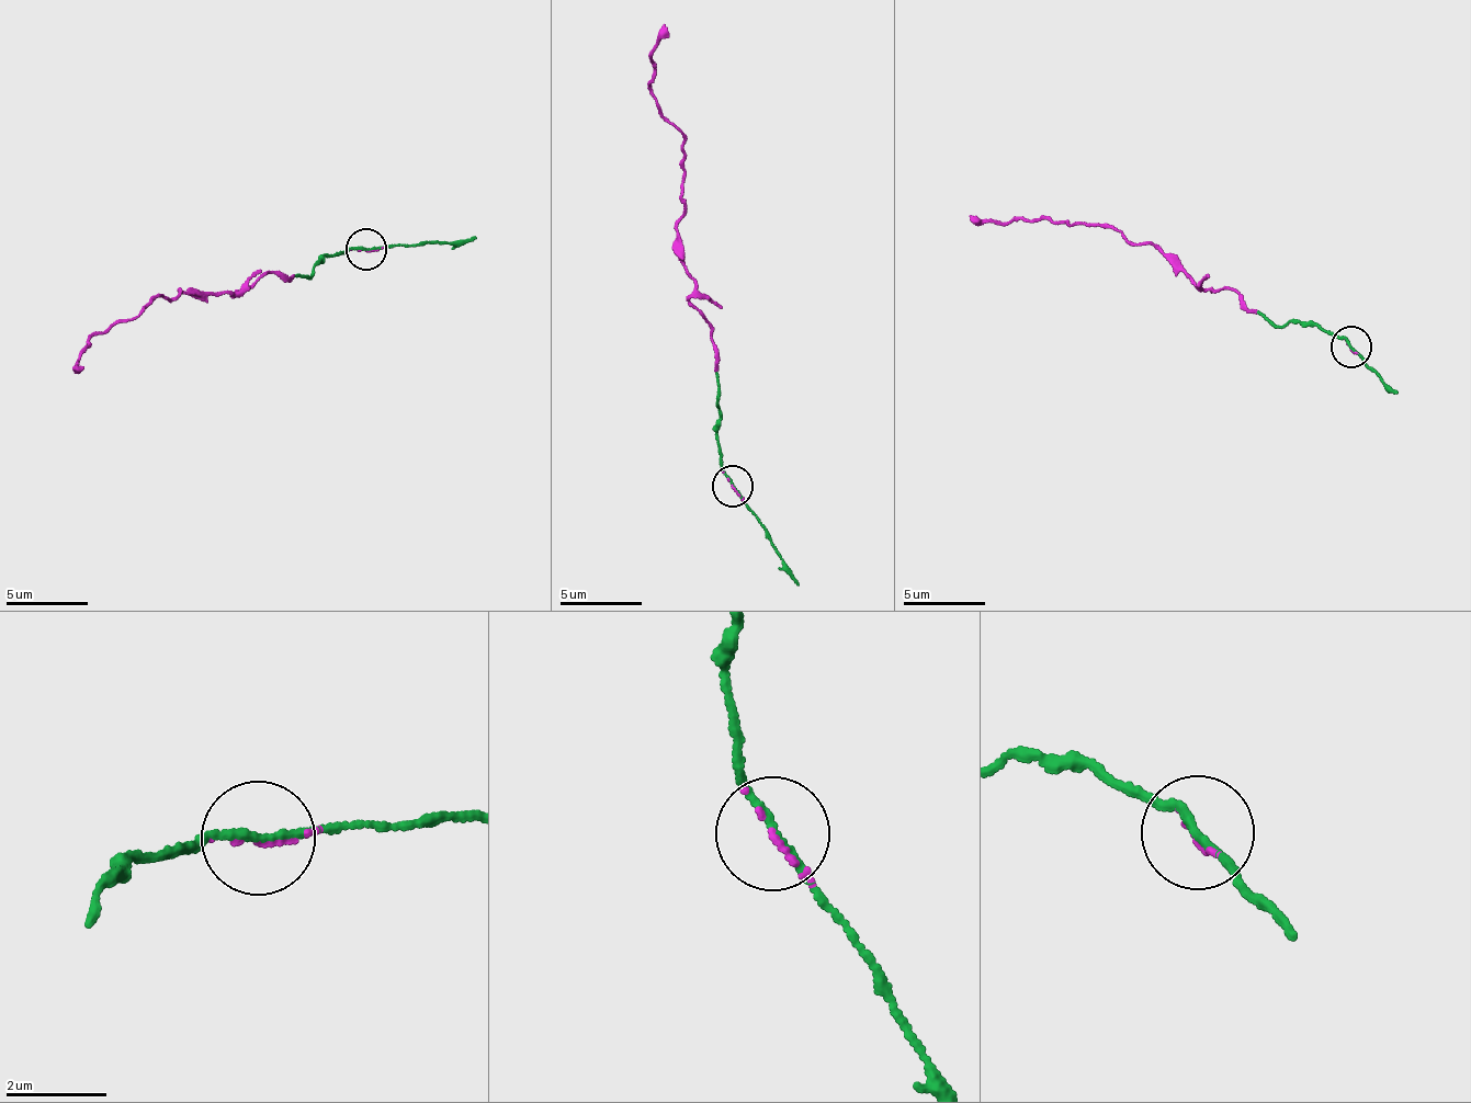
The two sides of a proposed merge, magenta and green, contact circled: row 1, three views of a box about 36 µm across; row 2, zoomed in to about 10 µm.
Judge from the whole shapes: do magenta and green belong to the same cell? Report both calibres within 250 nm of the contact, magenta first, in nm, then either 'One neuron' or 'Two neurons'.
Thickness 80 nm (magenta) against 130 nm. One neuron

